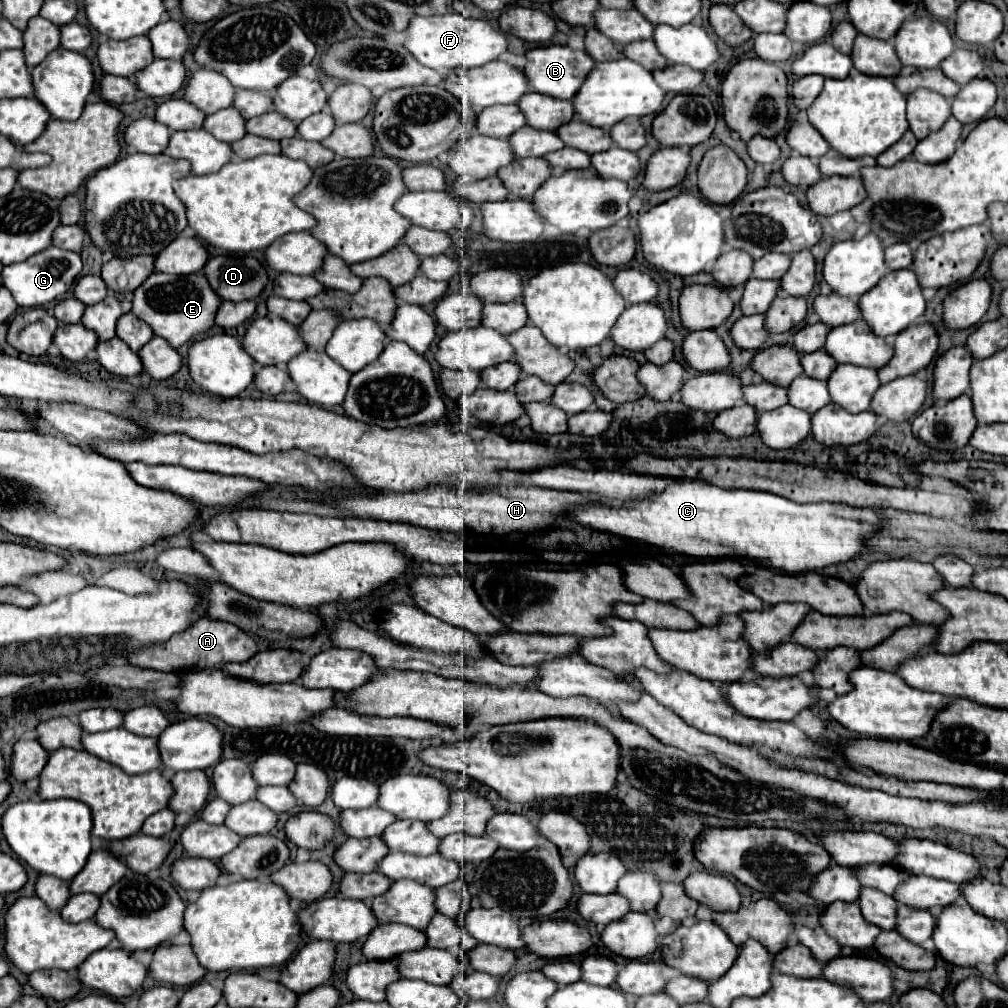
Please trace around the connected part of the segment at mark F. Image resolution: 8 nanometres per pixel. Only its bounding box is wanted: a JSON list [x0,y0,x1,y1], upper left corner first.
[406,13,508,71]

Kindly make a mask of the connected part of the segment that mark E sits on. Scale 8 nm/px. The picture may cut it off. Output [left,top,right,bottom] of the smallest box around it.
[132,273,222,347]

